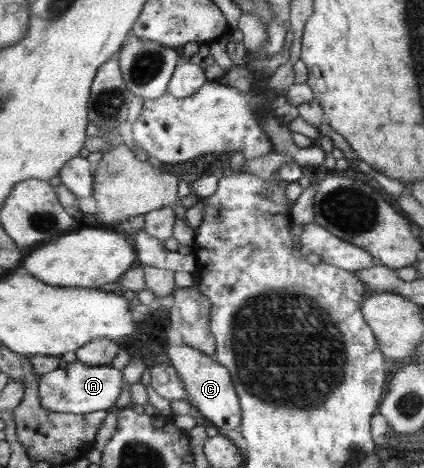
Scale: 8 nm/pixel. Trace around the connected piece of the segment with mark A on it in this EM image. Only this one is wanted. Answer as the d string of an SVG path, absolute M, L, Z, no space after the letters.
M75 360L67 363L66 369L56 368L39 377L39 397L42 408L66 414L91 414L94 411L108 411L116 409L118 400L124 386L123 373L108 366L87 366Z

